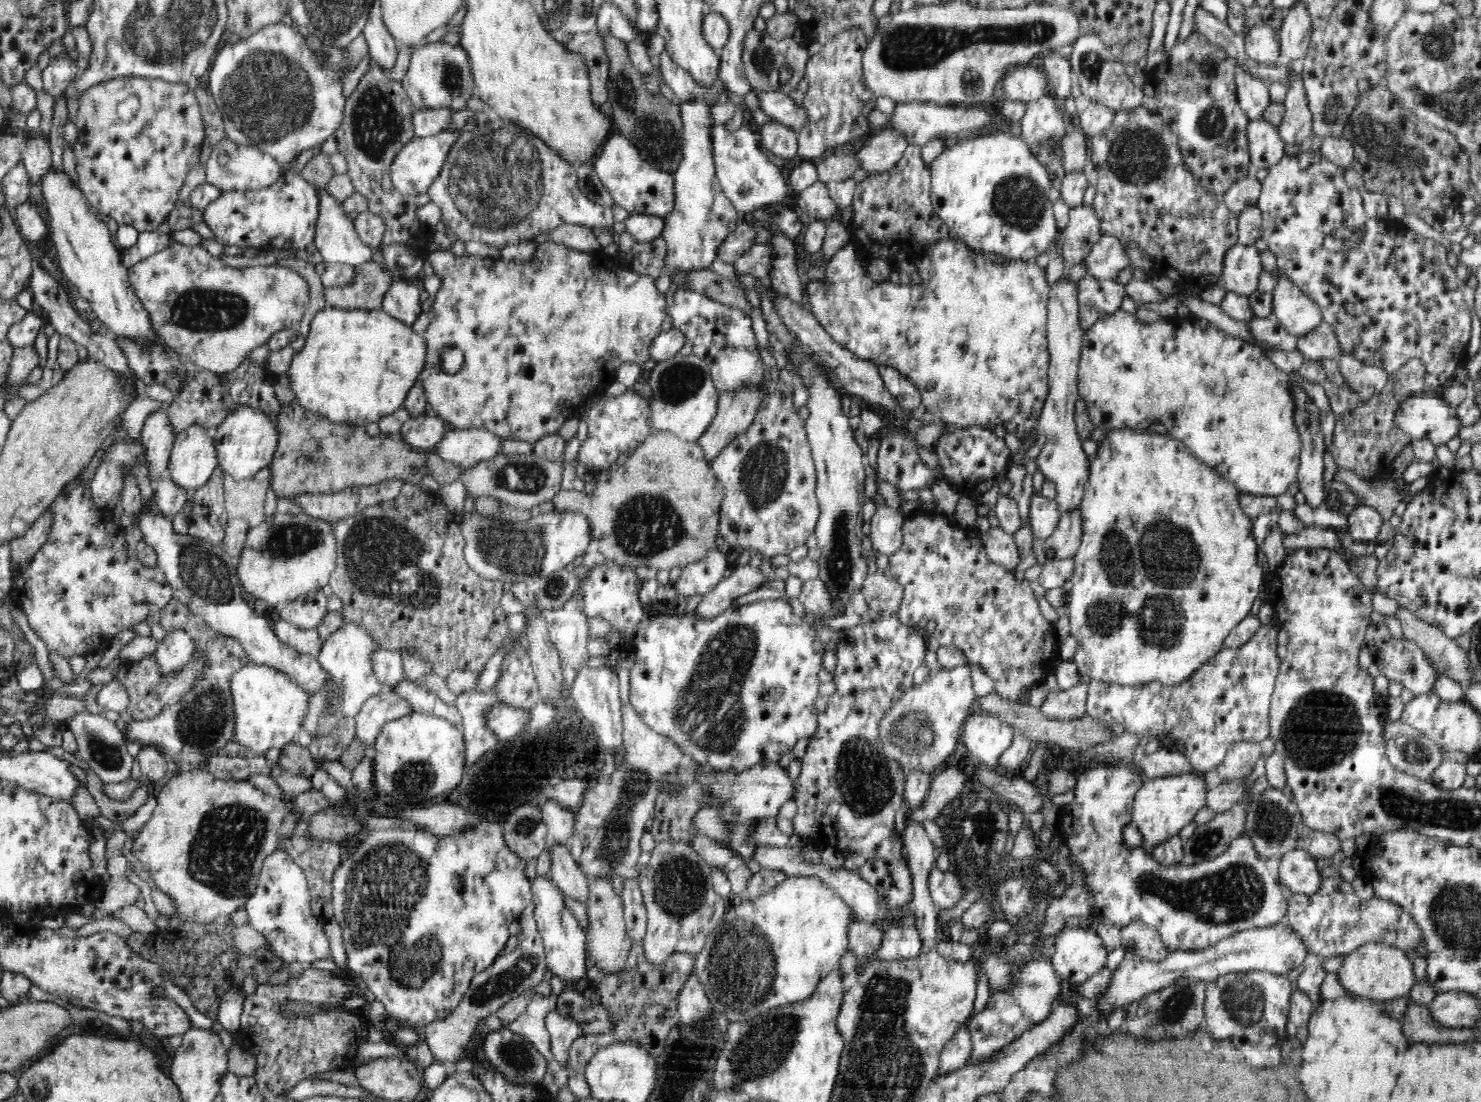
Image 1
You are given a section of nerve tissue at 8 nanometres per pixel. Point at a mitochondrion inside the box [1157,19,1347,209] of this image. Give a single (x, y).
(1211, 123)

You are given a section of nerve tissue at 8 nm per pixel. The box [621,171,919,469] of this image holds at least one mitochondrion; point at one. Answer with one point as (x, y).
(679, 382)

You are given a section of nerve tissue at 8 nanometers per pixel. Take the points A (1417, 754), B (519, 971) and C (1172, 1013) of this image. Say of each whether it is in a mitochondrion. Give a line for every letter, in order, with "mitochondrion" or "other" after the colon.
A: mitochondrion
B: mitochondrion
C: mitochondrion

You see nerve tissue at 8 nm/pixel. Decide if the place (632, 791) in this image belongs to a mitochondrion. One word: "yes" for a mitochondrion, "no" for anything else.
yes

